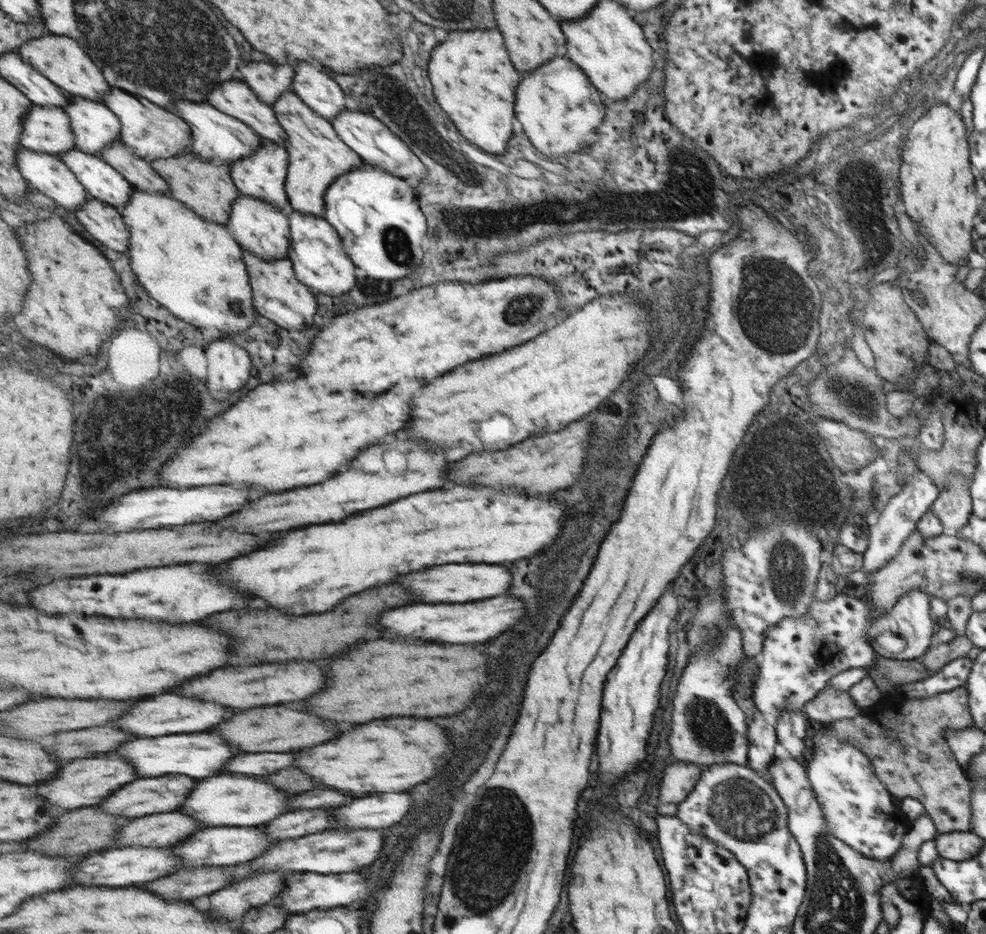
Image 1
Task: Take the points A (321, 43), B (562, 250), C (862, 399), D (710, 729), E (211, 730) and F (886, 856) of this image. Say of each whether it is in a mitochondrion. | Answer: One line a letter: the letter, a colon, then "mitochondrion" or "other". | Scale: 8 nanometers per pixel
A: other
B: other
C: mitochondrion
D: mitochondrion
E: other
F: other

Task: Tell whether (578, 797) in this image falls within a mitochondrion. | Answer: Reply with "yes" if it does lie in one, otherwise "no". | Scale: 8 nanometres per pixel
no

